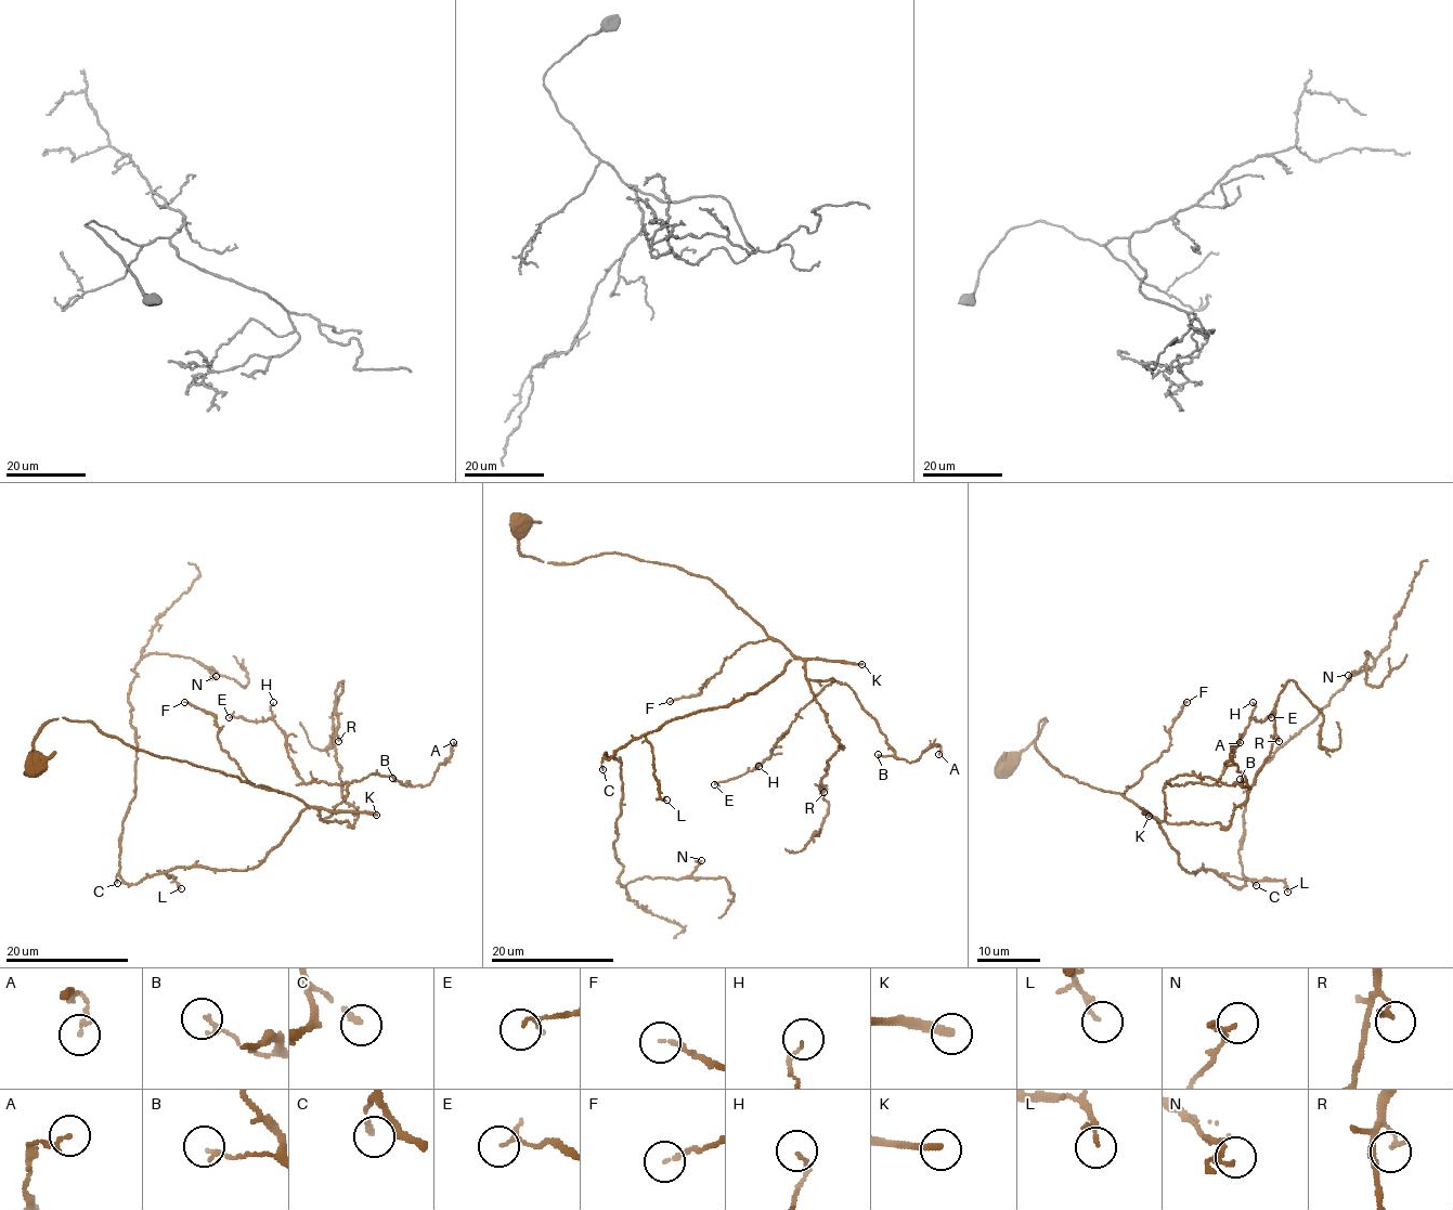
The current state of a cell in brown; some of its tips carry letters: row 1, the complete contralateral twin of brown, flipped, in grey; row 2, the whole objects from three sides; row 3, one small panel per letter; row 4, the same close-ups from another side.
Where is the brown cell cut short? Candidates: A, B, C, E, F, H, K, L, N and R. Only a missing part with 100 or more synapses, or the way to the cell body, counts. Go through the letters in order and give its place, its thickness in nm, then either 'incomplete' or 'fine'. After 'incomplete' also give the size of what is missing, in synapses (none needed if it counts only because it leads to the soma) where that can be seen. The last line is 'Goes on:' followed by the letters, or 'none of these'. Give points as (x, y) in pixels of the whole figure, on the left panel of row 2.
A: place (453, 742); calibre 130 nm; fine
B: place (392, 778); calibre 140 nm; fine
C: place (117, 883); calibre 150 nm; fine
E: place (229, 717); calibre 100 nm; fine
F: place (184, 702); calibre 150 nm; fine
H: place (273, 702); calibre 110 nm; fine
K: place (376, 815); calibre 320 nm; incomplete; 300 synapses
L: place (181, 888); calibre 90 nm; fine
N: place (216, 676); calibre 110 nm; fine
R: place (338, 741); calibre 180 nm; fine
Goes on: K

